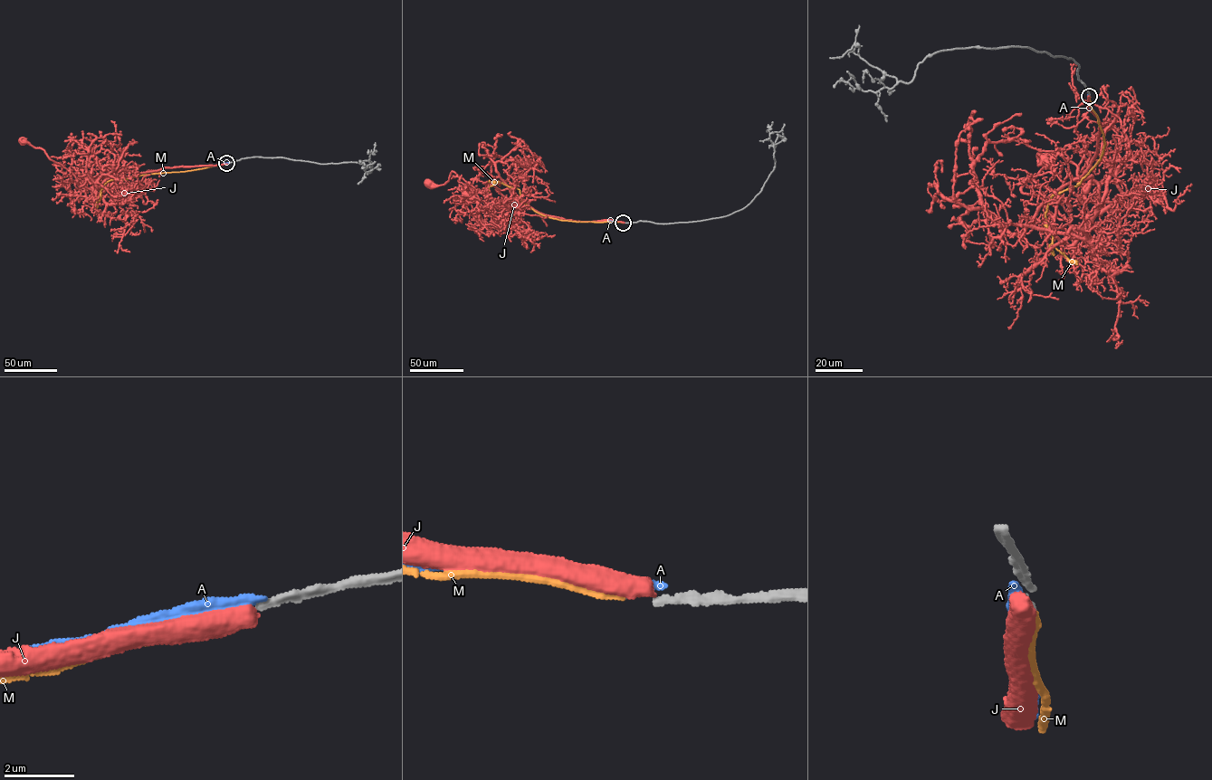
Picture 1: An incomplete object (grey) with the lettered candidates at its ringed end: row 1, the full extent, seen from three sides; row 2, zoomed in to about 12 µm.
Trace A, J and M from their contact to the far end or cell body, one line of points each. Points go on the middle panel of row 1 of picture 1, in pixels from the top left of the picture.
A: (624, 223), (609, 221)
J: (624, 223), (565, 220), (539, 214), (524, 204), (505, 208), (453, 171), (443, 185), (428, 184)
M: (623, 223), (549, 218), (524, 203), (516, 188), (497, 182), (489, 187), (489, 191)

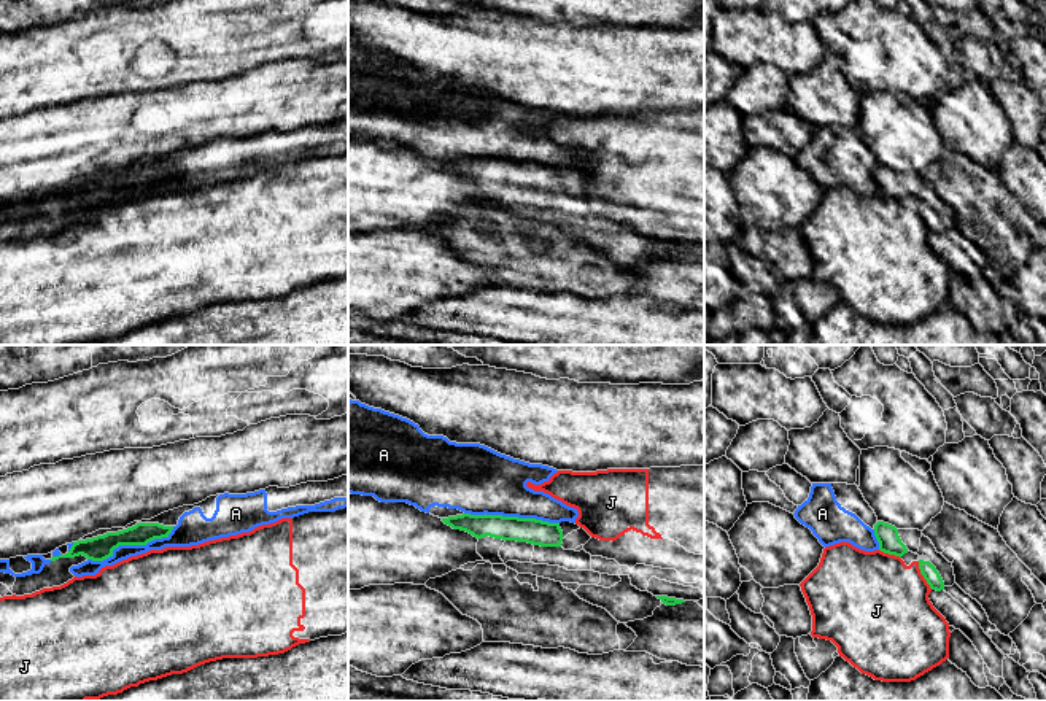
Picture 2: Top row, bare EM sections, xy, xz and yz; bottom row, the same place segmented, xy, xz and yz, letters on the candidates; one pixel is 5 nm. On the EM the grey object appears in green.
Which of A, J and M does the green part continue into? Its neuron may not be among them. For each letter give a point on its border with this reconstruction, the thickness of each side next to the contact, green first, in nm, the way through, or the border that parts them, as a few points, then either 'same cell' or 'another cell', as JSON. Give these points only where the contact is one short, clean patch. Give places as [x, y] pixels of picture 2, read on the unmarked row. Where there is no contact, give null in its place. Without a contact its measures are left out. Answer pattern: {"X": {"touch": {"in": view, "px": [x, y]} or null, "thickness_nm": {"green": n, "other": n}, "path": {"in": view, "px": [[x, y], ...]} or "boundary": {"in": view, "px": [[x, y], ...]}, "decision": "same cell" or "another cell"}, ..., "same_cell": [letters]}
{"A": {"touch": {"in": "xy", "px": [131, 188]}, "thickness_nm": {"green": 130, "other": 100}, "decision": "another cell"}, "J": {"touch": {"in": "yz", "px": [922, 218]}, "thickness_nm": {"green": 80, "other": 460}, "decision": "another cell"}, "M": {"touch": null, "decision": "another cell"}, "same_cell": []}

